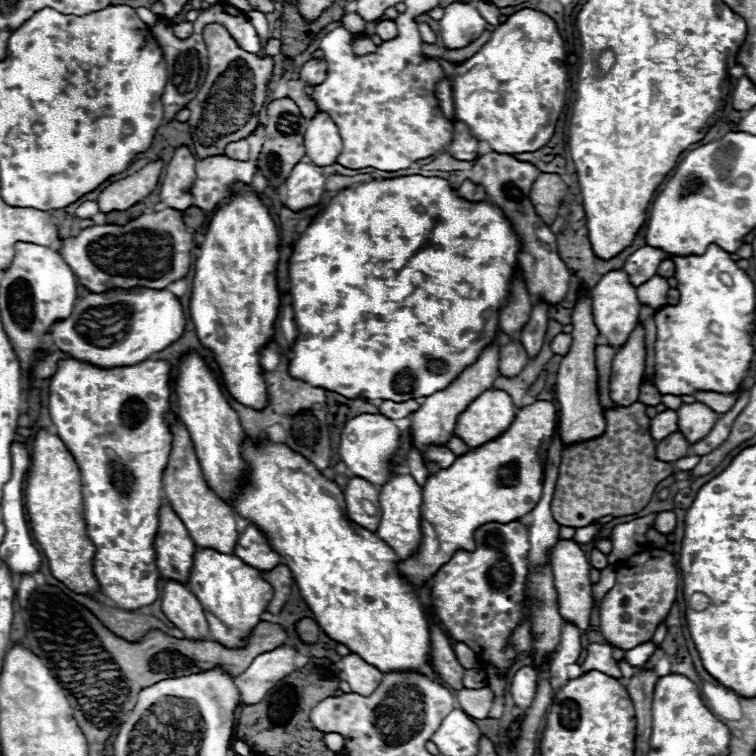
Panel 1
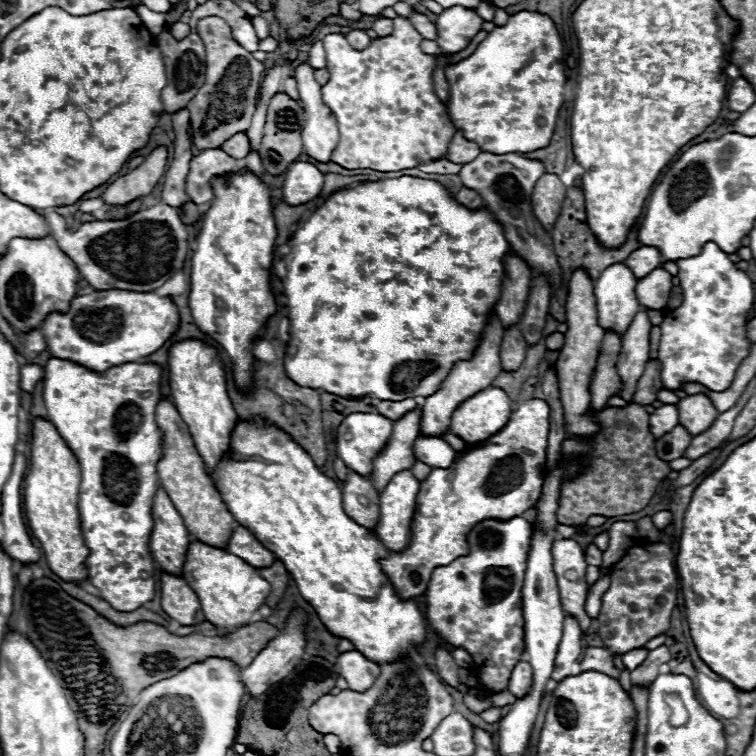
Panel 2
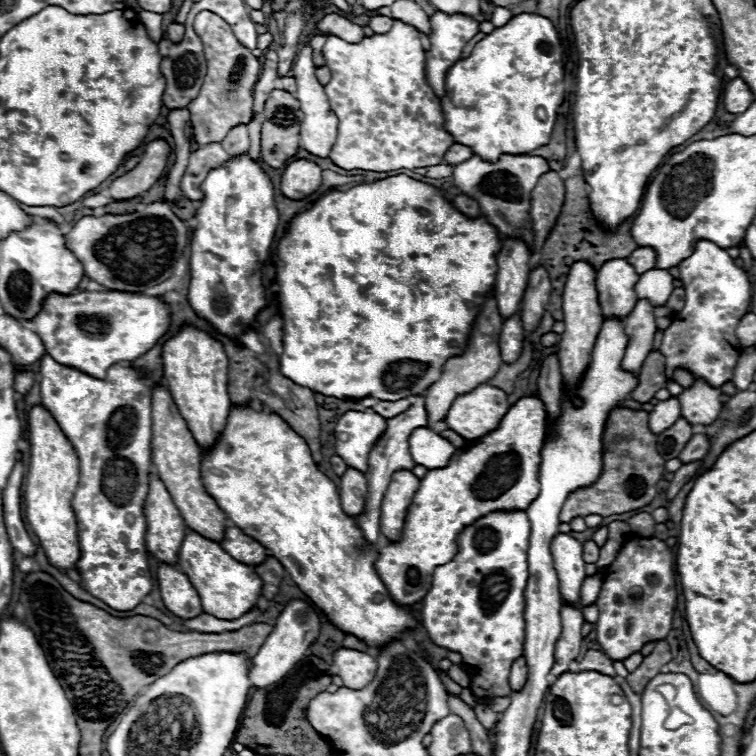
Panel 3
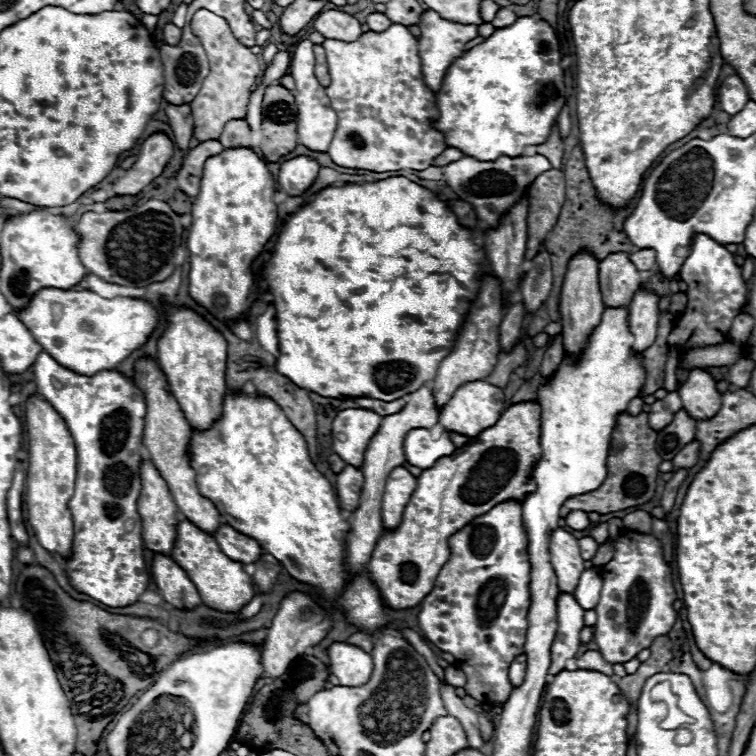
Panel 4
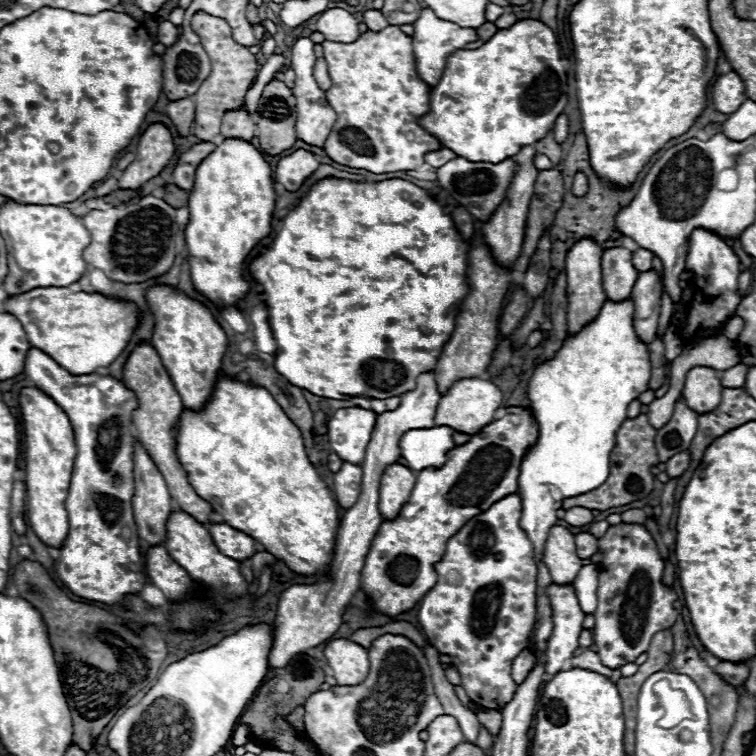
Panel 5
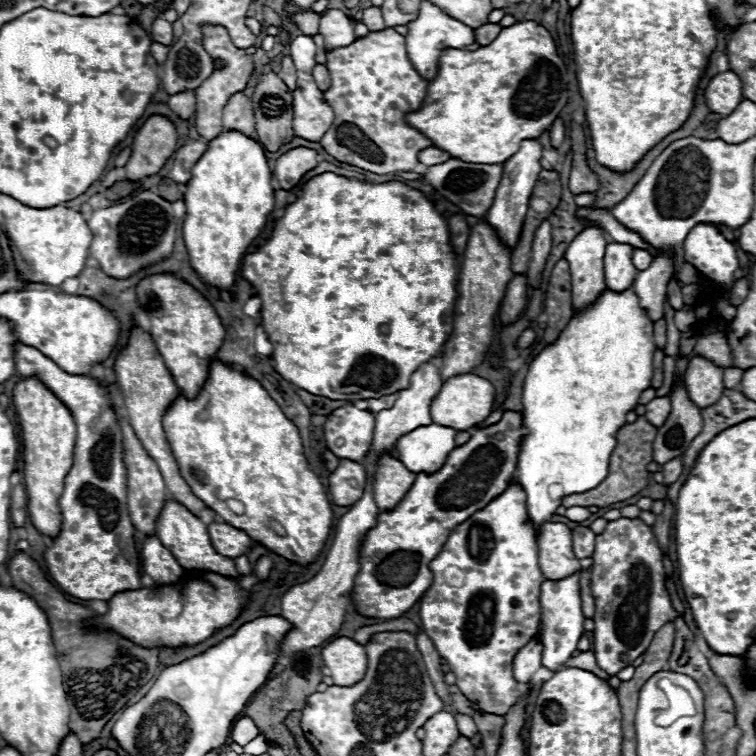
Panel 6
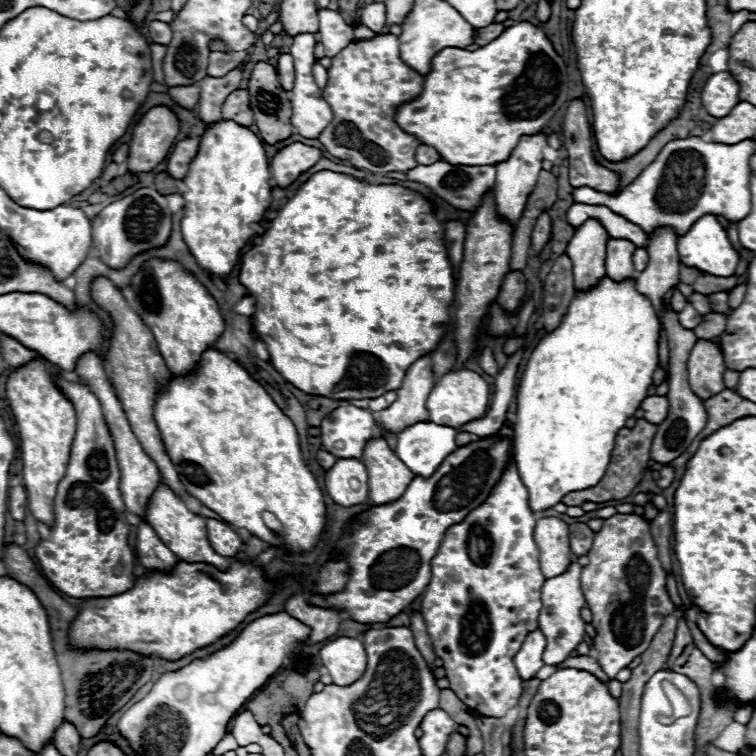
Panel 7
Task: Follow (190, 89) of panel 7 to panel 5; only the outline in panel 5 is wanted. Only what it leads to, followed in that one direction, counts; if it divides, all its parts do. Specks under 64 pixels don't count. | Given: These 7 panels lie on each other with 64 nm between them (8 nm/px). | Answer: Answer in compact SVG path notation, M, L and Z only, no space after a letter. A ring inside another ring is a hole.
M176 100L170 102L166 106L166 114L172 120L172 124L176 126L180 136L188 136L192 130L192 122L194 122L194 102L188 100Z

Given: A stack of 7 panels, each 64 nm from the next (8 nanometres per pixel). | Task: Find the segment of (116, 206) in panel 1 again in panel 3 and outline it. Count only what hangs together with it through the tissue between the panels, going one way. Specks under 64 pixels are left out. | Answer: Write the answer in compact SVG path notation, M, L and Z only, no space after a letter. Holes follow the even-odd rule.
M166 140L150 142L146 146L146 152L142 154L140 164L110 184L110 188L108 188L110 198L112 200L130 200L130 198L136 198L142 192L150 190L154 186L154 182L160 180L160 176L164 174L168 154L170 154L170 146Z

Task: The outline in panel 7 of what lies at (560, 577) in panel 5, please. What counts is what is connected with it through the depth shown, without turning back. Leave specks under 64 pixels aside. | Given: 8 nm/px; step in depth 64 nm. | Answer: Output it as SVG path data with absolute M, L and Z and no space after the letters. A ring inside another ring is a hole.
M540 518L534 528L534 540L540 550L540 570L546 578L560 576L572 564L568 524L558 518Z

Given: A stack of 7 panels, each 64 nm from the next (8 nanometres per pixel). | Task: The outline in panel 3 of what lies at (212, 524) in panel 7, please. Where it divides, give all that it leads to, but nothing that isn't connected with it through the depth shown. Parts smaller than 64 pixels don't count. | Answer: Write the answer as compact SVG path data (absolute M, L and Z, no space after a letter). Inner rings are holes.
M228 528L222 548L244 564L262 564L268 558L268 550L254 538L244 534L240 528Z

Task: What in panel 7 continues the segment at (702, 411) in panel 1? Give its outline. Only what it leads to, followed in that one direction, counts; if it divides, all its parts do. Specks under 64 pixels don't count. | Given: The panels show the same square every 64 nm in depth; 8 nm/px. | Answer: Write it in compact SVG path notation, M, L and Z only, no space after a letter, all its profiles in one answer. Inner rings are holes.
M698 340L688 358L688 384L700 400L710 400L726 386L722 374L726 370L722 354L710 340Z

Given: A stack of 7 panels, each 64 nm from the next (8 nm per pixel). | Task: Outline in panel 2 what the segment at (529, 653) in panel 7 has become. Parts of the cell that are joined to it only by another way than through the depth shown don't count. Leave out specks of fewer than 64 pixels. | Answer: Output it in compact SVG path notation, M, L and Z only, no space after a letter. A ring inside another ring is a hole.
M524 660L516 664L512 670L510 682L508 682L508 692L514 694L514 698L524 698L532 688L532 666Z

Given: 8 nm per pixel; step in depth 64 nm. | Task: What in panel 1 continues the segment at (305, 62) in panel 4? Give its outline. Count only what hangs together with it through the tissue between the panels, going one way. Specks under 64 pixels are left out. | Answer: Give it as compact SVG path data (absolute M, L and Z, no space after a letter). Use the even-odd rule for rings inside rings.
M318 112L308 122L308 132L304 134L304 148L306 148L306 156L310 156L312 164L316 164L316 166L336 164L336 160L342 152L342 138L338 134L336 124L330 120L328 114Z

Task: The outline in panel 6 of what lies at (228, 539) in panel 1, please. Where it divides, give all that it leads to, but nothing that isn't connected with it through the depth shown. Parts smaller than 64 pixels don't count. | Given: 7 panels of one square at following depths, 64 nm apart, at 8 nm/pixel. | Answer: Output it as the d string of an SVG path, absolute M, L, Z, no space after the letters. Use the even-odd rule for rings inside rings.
M132 328L126 348L122 348L122 350L118 352L118 356L116 356L114 370L116 370L118 388L124 392L124 408L126 408L126 412L128 412L130 426L134 428L138 440L142 442L144 450L148 452L148 456L158 464L160 474L162 474L162 478L164 478L164 482L166 482L168 494L170 494L176 502L180 502L182 506L186 506L192 514L198 516L198 512L204 510L206 504L204 504L198 496L194 496L194 492L190 490L190 486L188 486L186 480L182 478L182 474L180 474L180 470L178 470L178 464L176 464L176 460L174 460L172 448L170 448L170 444L168 444L164 426L162 426L164 414L168 412L170 404L178 398L178 388L176 388L174 380L172 380L172 374L170 374L168 368L164 366L162 356L158 354L152 336L150 336L148 332L144 332L142 328Z

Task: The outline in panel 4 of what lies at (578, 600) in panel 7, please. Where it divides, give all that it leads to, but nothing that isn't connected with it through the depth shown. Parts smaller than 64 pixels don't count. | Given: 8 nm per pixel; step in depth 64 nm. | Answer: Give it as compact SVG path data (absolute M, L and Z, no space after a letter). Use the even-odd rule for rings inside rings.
M560 592L558 620L560 632L556 632L556 644L552 644L552 664L548 670L554 676L556 672L564 670L566 660L576 658L576 652L580 648L580 630L584 628L584 608L580 608L574 596Z

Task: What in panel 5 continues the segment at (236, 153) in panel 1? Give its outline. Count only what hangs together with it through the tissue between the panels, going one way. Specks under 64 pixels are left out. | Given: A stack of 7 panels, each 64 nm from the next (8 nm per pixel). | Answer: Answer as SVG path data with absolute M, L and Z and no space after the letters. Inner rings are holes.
M244 108L238 112L228 112L228 116L224 116L220 136L222 138L240 138L240 140L252 142L256 136L256 122L248 116L248 112Z

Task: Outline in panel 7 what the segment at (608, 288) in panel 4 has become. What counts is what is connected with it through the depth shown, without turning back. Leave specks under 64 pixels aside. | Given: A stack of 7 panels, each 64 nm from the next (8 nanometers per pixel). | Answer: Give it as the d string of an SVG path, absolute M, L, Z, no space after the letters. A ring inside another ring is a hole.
M608 240L606 246L606 276L614 282L624 282L628 278L634 278L638 272L632 264L632 254L636 246L628 240Z

